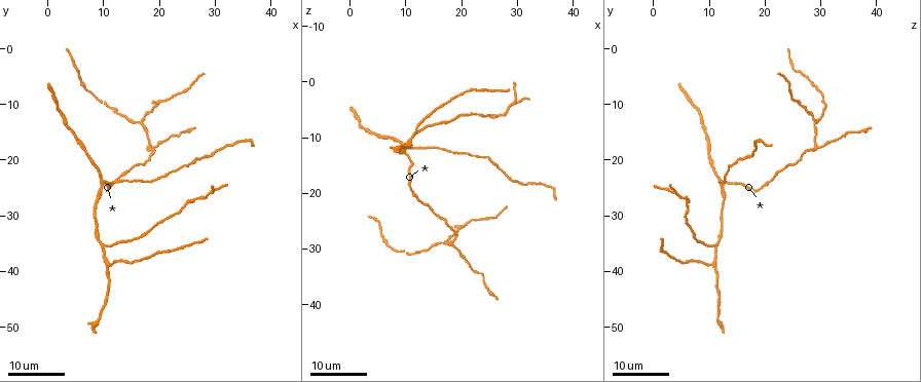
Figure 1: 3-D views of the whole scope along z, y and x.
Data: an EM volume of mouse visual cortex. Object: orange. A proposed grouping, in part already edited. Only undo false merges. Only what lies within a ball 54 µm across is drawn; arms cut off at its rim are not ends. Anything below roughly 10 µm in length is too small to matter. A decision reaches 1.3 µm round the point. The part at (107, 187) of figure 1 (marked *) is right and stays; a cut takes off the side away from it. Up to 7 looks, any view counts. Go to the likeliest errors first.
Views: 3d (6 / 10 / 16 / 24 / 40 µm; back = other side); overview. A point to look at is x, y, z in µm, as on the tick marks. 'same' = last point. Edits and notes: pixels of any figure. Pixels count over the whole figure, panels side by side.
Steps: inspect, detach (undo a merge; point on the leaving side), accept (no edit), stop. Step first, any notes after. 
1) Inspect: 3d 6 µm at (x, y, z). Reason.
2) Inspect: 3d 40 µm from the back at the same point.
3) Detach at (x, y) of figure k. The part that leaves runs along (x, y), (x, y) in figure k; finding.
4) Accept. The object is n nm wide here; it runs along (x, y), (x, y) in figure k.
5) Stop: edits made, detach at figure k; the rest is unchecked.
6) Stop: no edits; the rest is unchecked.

Inspect: 3d 16 µm at (9.5, 24.5, 12.0). Four-way junction.

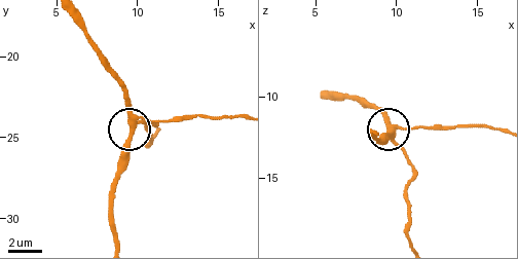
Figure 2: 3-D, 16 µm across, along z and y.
Inspect: 3d 10 µm at (9.8, 24.4, 12.1).

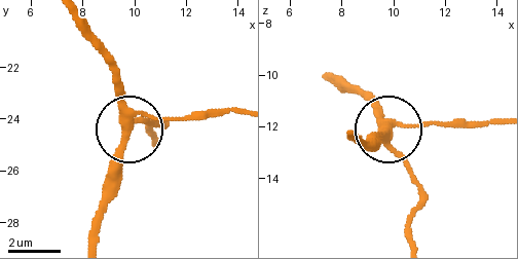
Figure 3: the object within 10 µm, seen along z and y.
Accept. It runs along (409, 239), (416, 180), (390, 130), (474, 127) in figure 3; continuous, no second neuron.

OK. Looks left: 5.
Inspect: 3d 16 µm at (10.0, 35.0, 11.0). Side arm on a straight run.

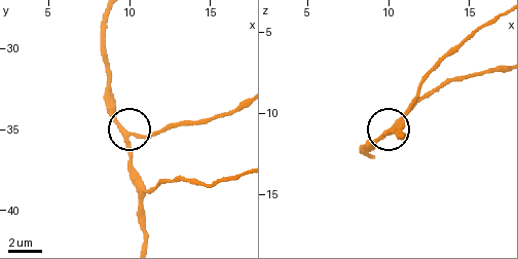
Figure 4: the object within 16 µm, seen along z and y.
Inspect: 3d 10 µm at the same point.

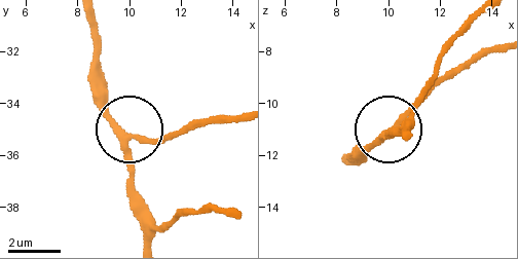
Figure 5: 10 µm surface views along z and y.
Accept. The object is 210 nm wide here; it runs along (93, 22), (93, 81), (130, 135), (132, 198) in figure 5; continuous, no second neuron.

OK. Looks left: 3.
Inspect: 3d 16 µm at (16.5, 13.0, 29.0). Three-way junction.

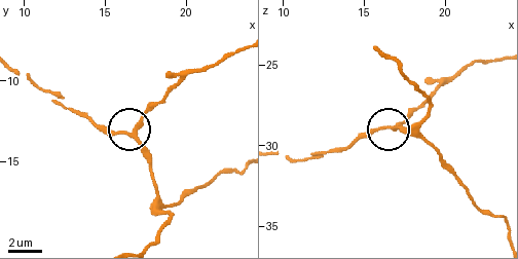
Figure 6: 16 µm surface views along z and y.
Inspect: 3d 10 µm at (16.5, 13.3, 28.8).

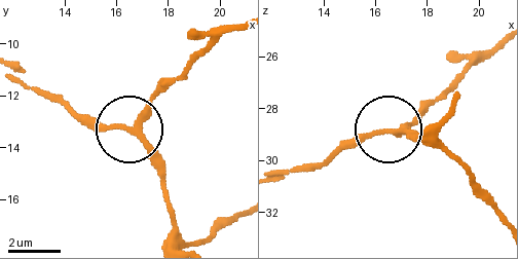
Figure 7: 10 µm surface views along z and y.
Accept. 3 arms meet here; it runs along (176, 238), (160, 159), (134, 126), (174, 82) in figure 7; one neuron here.

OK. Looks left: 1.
Stop: no edits; the rest is unchecked.

